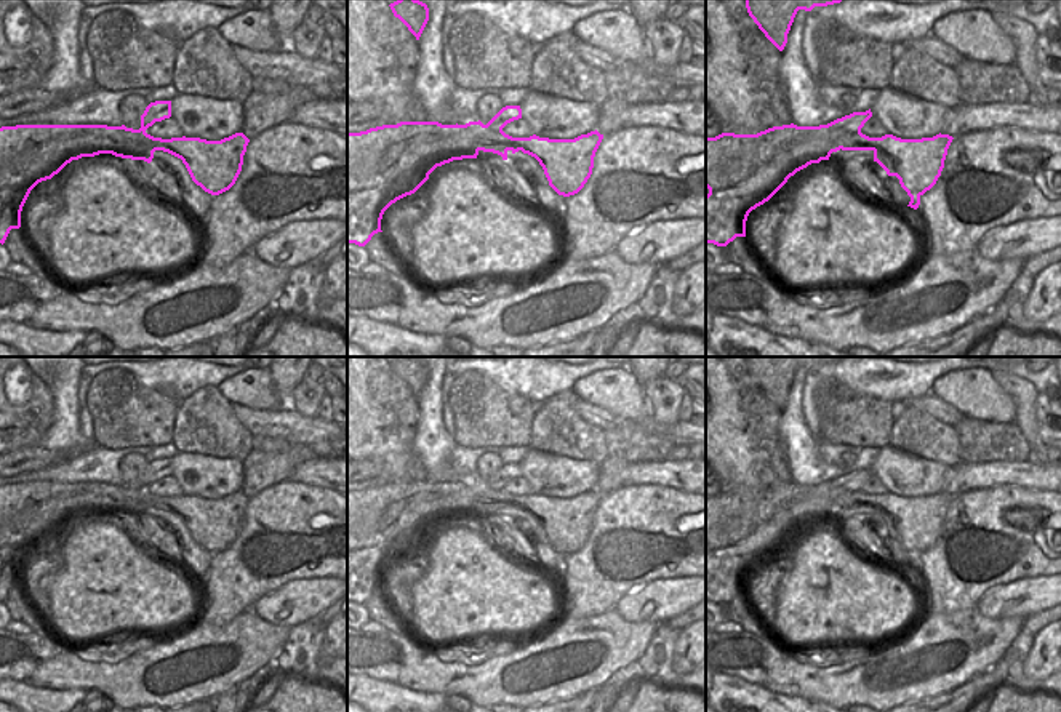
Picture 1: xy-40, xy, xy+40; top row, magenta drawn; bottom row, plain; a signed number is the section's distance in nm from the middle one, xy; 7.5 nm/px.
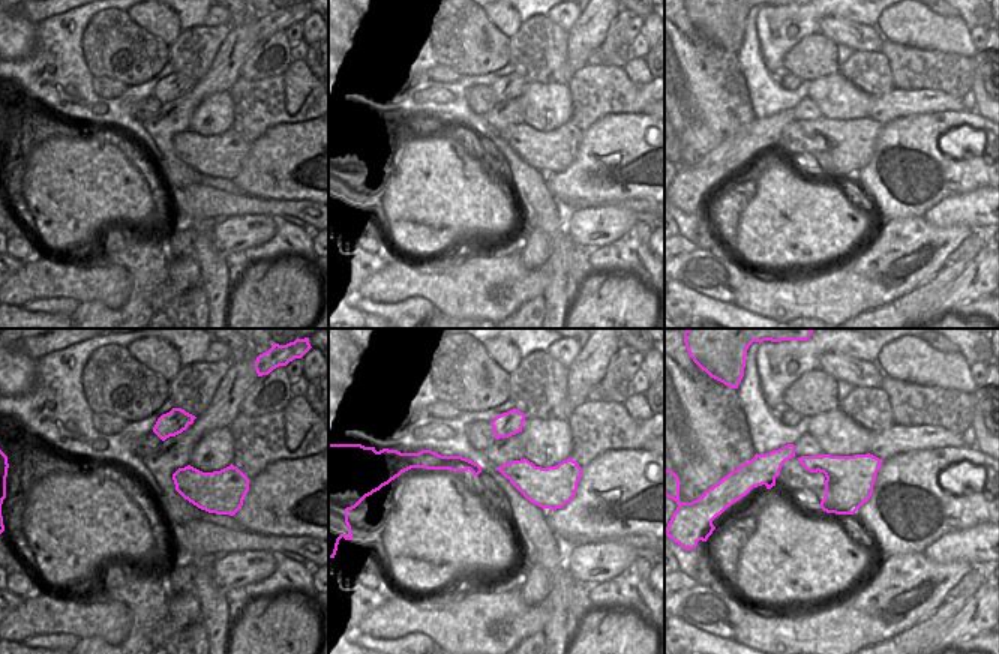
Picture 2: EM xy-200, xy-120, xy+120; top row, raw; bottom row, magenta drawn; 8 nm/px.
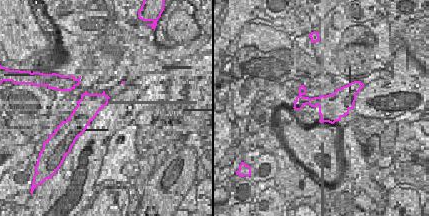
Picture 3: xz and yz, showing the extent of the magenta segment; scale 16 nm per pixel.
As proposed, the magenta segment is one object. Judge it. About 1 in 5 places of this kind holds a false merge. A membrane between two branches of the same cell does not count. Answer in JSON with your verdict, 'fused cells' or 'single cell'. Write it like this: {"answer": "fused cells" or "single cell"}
{"answer": "fused cells"}

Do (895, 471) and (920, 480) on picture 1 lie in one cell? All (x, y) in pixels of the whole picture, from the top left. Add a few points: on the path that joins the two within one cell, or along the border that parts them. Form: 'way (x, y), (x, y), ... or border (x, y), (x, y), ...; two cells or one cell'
way (901, 474), (914, 477); one cell

